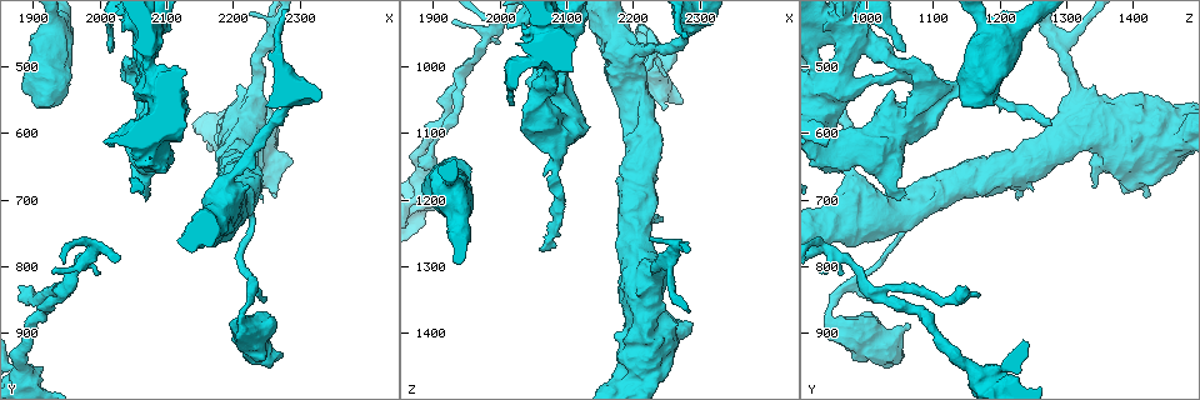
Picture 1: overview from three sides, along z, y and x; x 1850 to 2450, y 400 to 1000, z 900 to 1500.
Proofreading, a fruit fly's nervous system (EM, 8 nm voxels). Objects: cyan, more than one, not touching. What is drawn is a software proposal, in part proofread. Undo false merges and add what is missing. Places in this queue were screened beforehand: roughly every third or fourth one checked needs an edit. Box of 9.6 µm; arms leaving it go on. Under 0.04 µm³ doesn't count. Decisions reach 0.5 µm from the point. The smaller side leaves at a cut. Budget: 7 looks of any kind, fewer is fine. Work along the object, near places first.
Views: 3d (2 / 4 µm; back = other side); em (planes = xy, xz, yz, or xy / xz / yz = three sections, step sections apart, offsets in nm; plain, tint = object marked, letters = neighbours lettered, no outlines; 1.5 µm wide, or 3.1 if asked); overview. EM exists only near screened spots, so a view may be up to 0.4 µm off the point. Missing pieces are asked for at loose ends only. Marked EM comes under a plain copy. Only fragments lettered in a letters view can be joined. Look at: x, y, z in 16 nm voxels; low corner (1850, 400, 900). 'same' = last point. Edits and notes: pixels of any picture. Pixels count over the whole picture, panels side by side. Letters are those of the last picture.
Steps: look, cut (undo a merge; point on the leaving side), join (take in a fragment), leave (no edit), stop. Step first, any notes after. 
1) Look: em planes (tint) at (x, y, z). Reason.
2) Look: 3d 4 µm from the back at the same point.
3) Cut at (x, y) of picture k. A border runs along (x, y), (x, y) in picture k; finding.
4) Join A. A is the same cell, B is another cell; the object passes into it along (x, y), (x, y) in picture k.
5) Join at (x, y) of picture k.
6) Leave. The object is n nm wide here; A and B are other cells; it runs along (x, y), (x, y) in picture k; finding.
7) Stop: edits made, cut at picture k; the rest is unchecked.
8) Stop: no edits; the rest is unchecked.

Look: em planes (letters) at (2250, 885, 1055). Branch stops here.

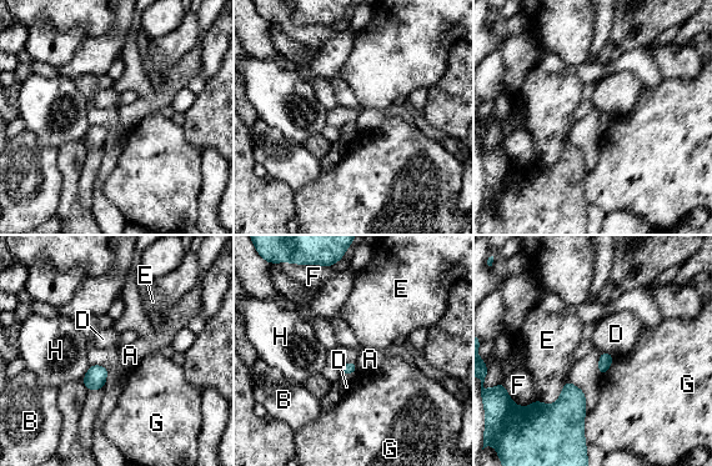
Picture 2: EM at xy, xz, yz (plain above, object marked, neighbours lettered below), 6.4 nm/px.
Leave. A, B, D, E, F, G and H are other cells; a border runs along (354, 362), (357, 370) in picture 2; no lettered fragment goes on from it.

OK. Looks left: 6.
Look: em planes (tint) at (2225, 725, 1060). Thin arm on a thick one.

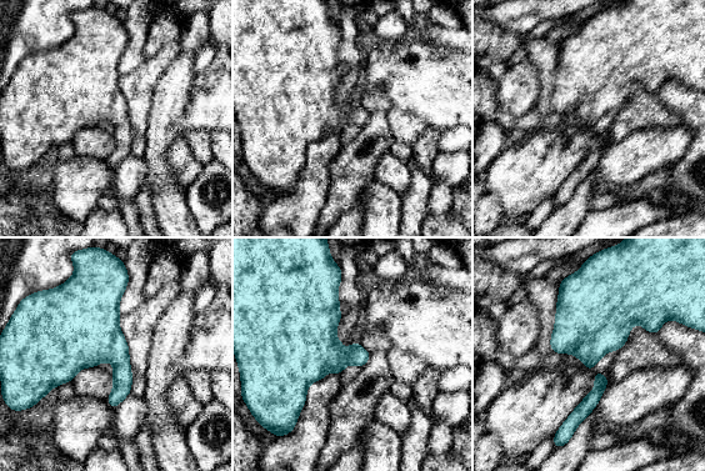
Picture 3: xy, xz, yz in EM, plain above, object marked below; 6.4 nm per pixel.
Look: em planes (letters) at the same point.

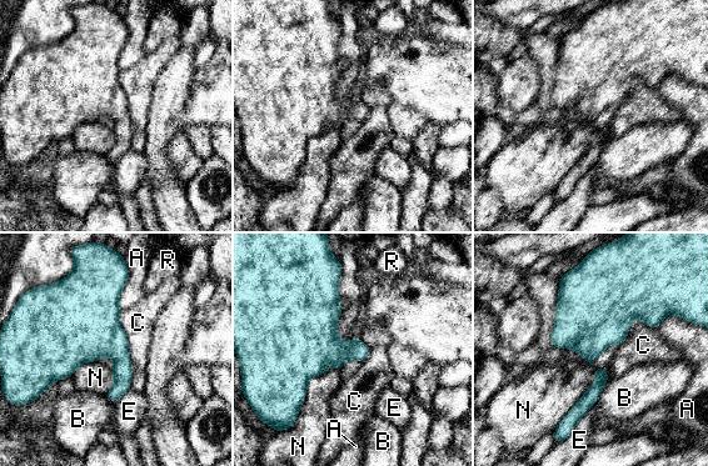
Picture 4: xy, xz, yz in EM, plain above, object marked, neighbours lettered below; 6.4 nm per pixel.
Leave. A, B, C, E, N and R are other cells; a border runs along (339, 369), (309, 380), (295, 417) in picture 4; all the same neuron.

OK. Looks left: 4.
Look: 3d 4 µm at (2065, 585, 1275). End of a long branch.

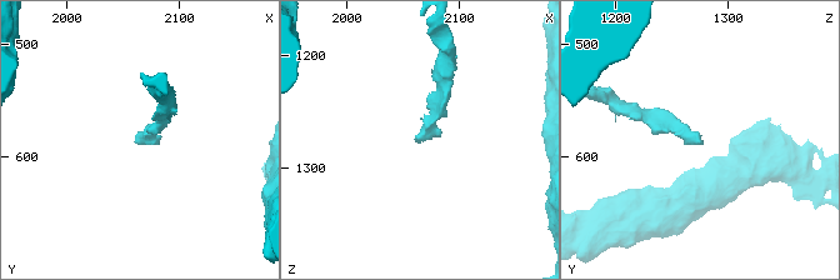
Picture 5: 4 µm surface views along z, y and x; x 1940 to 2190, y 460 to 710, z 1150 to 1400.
Look: em yz step 8 (letters) at (2062, 586, 1278).

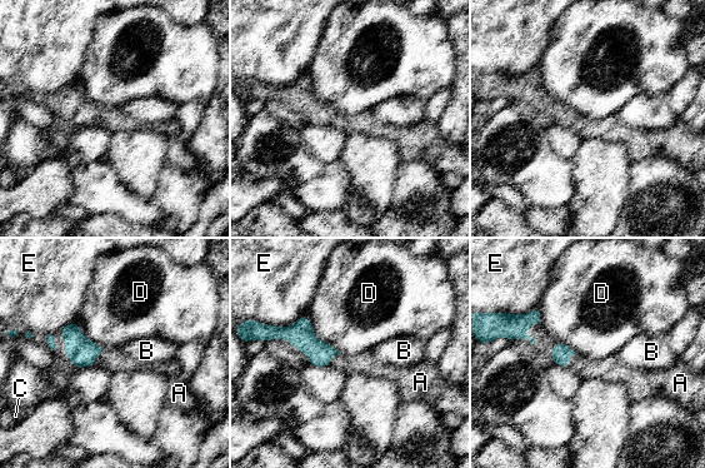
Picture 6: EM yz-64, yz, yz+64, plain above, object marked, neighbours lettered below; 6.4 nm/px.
Join A. A is the same cell, B, C, D and E are other cells; the object passes into it along (81, 352), (96, 354), (113, 361) in picture 6; it goes on there.

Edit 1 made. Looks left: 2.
Stop: edits made, join at picture 6; the rest is unchecked.

